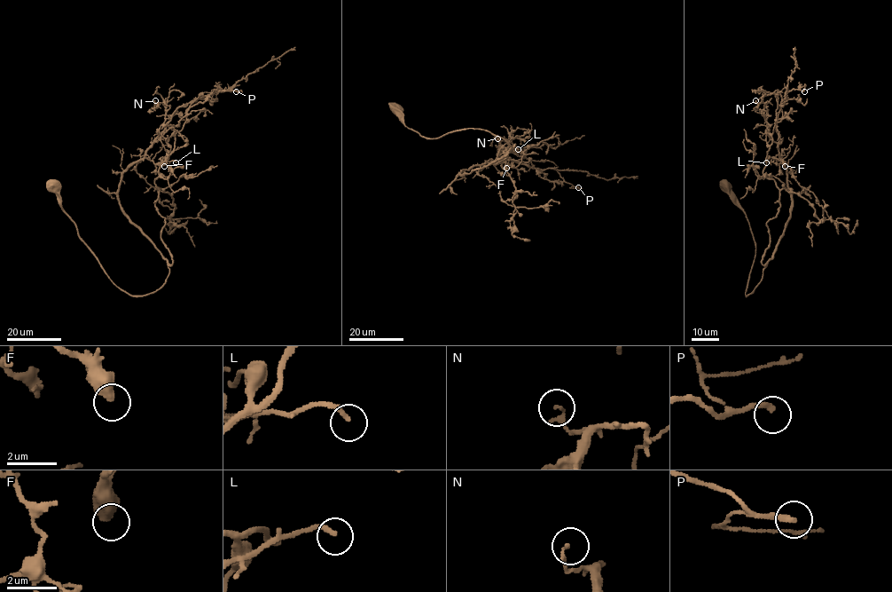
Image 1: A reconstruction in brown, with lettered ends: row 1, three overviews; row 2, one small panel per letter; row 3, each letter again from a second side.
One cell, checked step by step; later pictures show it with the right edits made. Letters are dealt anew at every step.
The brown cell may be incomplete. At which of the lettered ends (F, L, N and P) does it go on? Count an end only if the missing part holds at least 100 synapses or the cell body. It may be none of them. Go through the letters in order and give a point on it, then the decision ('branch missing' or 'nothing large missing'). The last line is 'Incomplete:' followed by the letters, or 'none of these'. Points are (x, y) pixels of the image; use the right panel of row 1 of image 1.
F: place (785, 166); nothing large missing
L: place (766, 162); nothing large missing
N: place (755, 100); nothing large missing
P: place (804, 91); nothing large missing
Incomplete: none of these

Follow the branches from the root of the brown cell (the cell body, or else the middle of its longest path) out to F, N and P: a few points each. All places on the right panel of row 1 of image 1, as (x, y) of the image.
F: (727, 185), (755, 245), (747, 296), (762, 279), (766, 224), (780, 206), (762, 169), (770, 157), (785, 166)
N: (727, 185), (755, 245), (747, 296), (762, 279), (792, 203), (778, 146), (766, 133), (765, 103), (755, 100)
P: (727, 185), (755, 245), (747, 296), (759, 283), (790, 215), (777, 120), (785, 95), (793, 89), (804, 91)

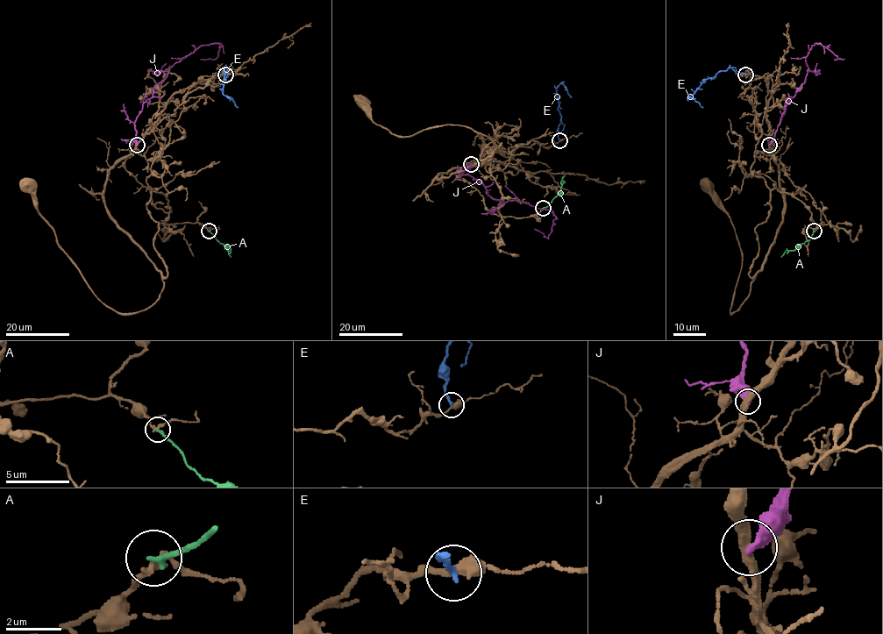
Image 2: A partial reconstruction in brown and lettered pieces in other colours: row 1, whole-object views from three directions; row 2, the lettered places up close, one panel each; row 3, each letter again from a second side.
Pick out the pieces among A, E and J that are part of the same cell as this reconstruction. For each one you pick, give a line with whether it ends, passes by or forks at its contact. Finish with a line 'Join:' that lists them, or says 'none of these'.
A: it ends there
Join: A

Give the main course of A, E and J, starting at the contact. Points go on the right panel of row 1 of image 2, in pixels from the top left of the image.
A: (813, 231), (808, 240), (793, 250), (786, 250), (781, 257)
E: (746, 74), (737, 73), (729, 67), (707, 79), (689, 96), (702, 107)
J: (769, 144), (784, 112), (784, 103), (805, 79), (805, 59), (811, 46), (819, 43), (843, 60), (834, 60)

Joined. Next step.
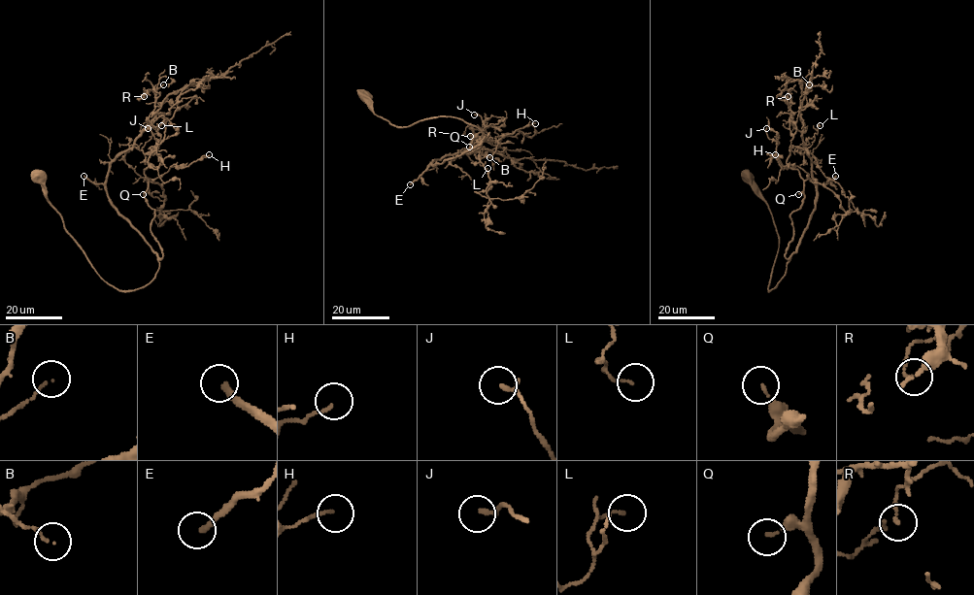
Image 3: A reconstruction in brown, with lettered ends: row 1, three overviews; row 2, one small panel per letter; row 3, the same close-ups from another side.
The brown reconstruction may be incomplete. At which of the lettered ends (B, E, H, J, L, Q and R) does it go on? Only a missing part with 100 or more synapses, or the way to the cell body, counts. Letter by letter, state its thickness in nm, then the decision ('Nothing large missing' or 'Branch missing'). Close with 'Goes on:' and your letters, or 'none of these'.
B: Thickness 80 nm. Nothing large missing
E: Thickness 280 nm. Branch missing
H: Thickness 110 nm. Nothing large missing
J: Thickness 170 nm. Nothing large missing
L: Thickness 90 nm. Nothing large missing
Q: Thickness 110 nm. Nothing large missing
R: Thickness 130 nm. Nothing large missing
Goes on: E

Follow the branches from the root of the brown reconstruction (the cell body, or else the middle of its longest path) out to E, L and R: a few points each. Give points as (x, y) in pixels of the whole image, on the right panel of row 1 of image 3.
E: (749, 176), (779, 238), (768, 290), (783, 278), (796, 249), (815, 207), (817, 185), (835, 176)
L: (749, 176), (779, 238), (769, 290), (783, 278), (815, 207), (812, 163), (804, 147), (812, 144), (820, 125)
R: (749, 176), (779, 238), (769, 290), (785, 273), (817, 195), (802, 134), (789, 121), (789, 89), (788, 96)

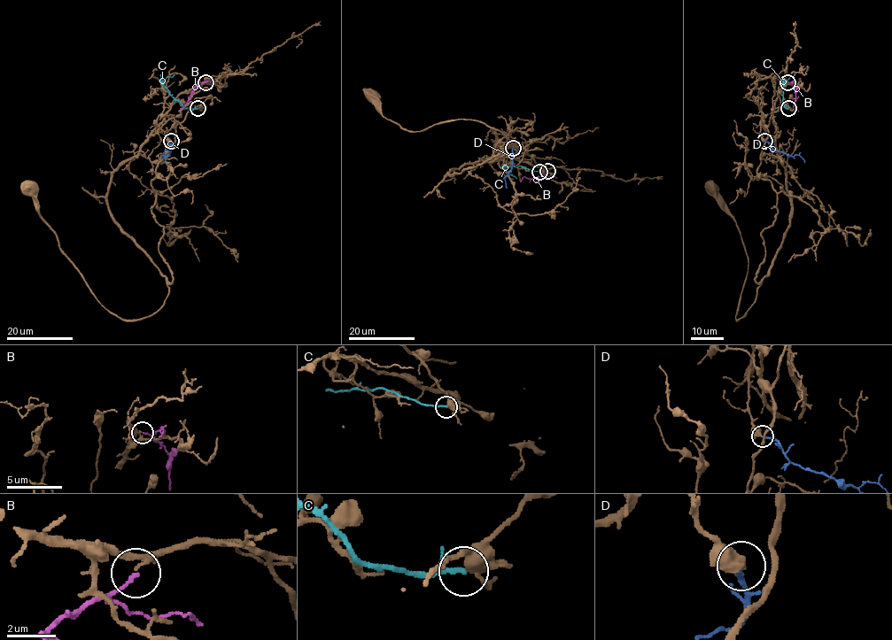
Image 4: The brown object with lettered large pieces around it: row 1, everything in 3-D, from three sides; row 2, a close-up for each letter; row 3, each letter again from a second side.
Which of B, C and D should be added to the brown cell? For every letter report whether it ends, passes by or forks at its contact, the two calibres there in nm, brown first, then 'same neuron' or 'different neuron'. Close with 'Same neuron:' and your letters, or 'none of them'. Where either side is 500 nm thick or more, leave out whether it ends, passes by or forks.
B: it ends; calibres 200 and 140 nm; different neuron
C: it passes by; calibres 360 and 150 nm; different neuron
D: it ends; calibres 380 and 160 nm; same neuron
Same neuron: D

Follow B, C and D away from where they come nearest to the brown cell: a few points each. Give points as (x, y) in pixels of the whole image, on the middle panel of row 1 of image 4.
B: (547, 171), (535, 179), (523, 176), (521, 181)
C: (539, 172), (521, 165), (505, 166), (516, 178)
D: (512, 148), (512, 164), (505, 181), (507, 188)

